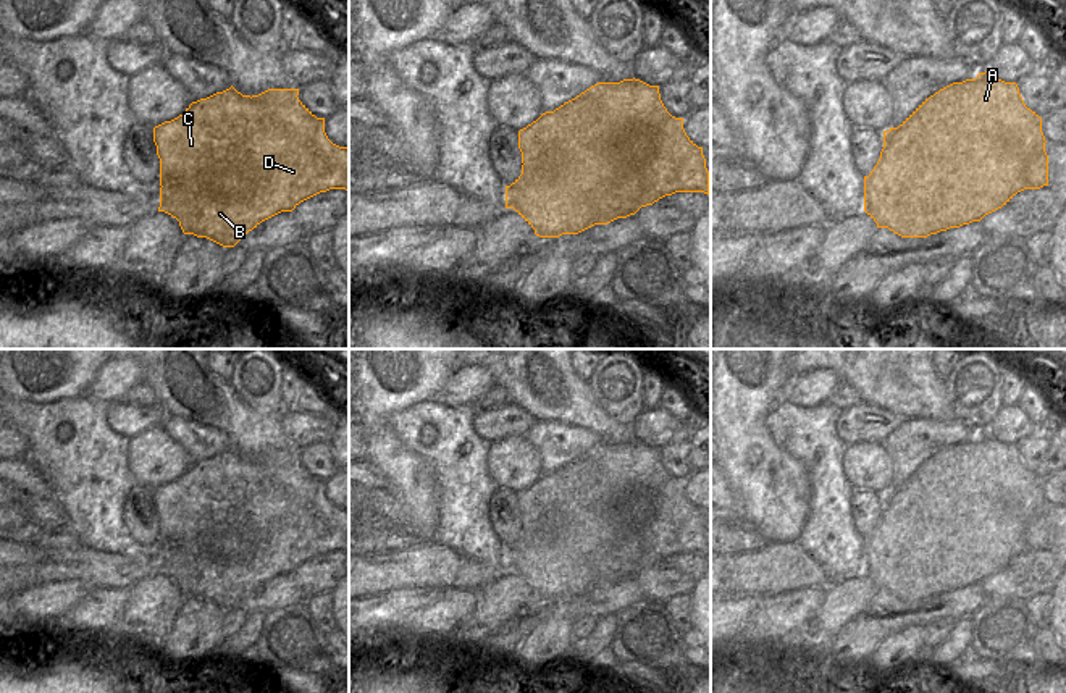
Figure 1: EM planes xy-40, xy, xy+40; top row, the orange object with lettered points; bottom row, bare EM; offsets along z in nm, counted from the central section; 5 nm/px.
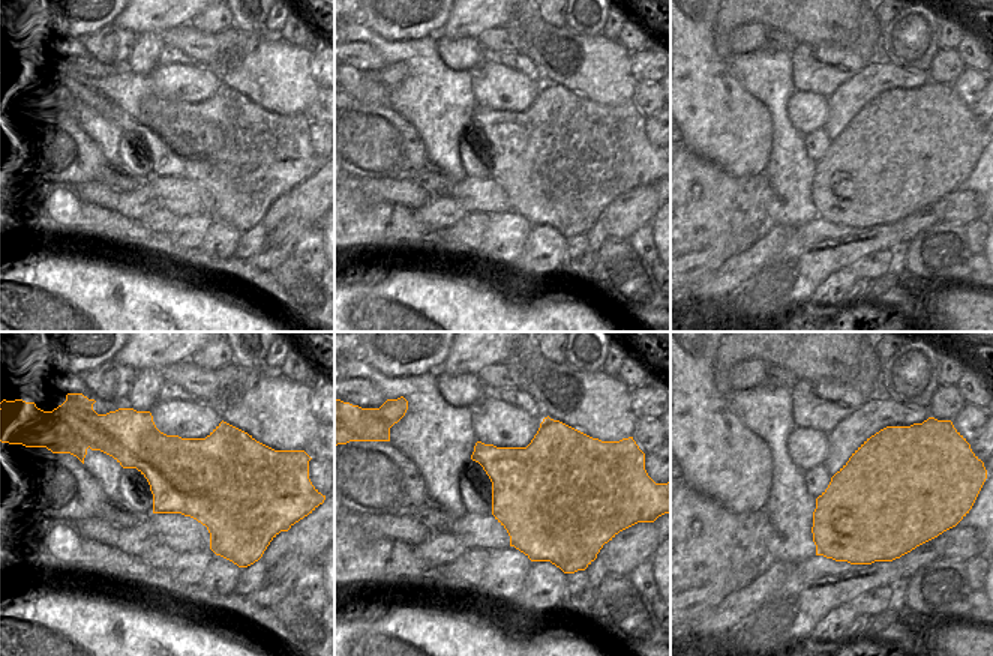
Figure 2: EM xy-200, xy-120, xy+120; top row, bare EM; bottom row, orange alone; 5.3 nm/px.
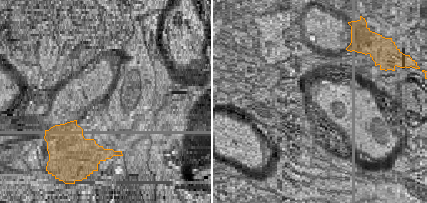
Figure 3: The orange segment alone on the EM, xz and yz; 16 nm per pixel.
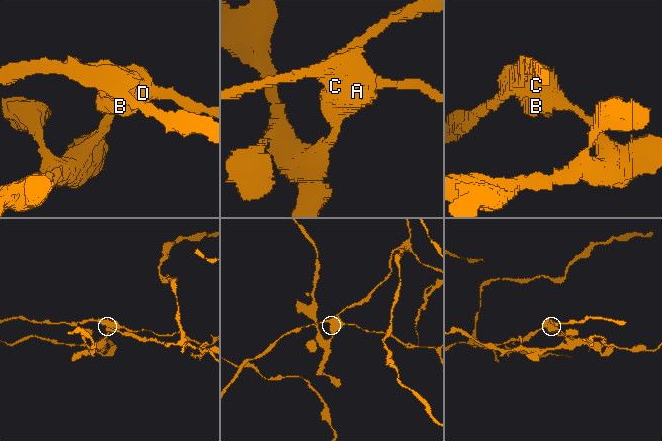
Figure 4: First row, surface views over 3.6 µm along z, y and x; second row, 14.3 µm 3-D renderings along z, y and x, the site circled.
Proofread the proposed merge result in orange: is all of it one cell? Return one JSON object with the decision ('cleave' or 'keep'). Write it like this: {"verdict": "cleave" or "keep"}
{"verdict": "cleave"}

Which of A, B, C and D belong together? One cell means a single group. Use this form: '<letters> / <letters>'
A / B C D

